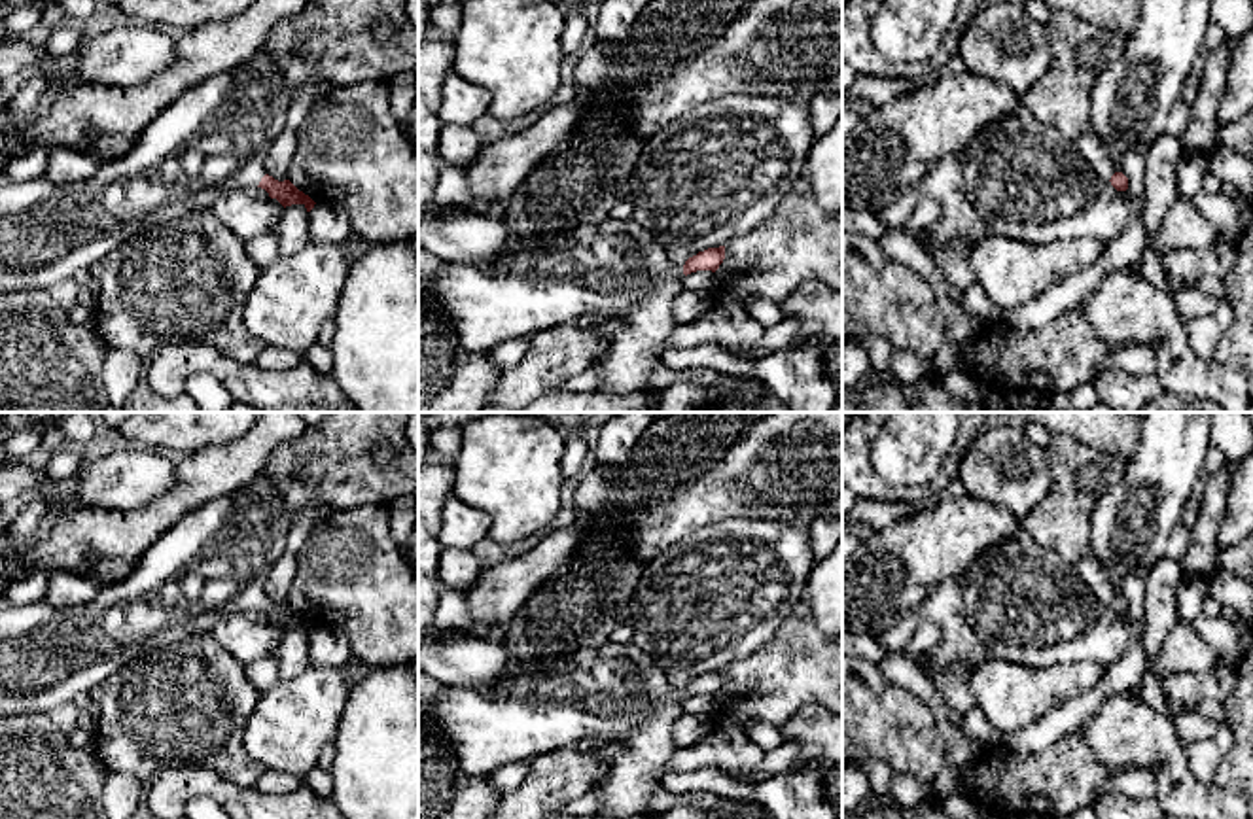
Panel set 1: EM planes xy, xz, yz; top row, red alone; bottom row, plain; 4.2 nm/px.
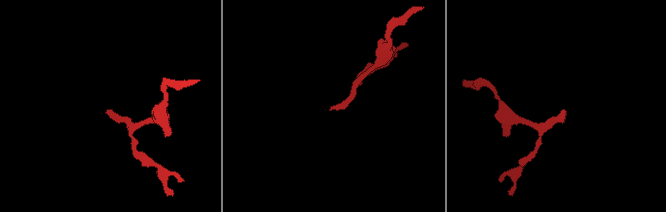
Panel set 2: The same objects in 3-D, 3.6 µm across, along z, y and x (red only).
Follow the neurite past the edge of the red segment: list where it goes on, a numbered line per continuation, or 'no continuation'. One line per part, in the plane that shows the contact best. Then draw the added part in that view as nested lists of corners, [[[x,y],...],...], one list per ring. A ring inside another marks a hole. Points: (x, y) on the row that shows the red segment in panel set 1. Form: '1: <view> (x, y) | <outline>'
1: xy (214, 139) | [[[259,47],[250,61],[184,93],[140,132],[131,149],[100,163],[91,178],[76,183],[44,178],[0,182],[0,293],[49,289],[155,225],[210,210],[233,189],[257,187],[290,104],[282,70]]]

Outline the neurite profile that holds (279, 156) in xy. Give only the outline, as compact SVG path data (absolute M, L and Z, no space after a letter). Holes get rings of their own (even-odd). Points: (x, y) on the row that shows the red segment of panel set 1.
M282 131L265 157L267 174L278 182L288 180L286 168L297 148L297 131Z

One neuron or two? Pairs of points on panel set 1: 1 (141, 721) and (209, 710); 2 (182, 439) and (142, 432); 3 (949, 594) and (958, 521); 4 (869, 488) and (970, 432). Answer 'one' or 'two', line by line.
1: one
2: one
3: two
4: one

